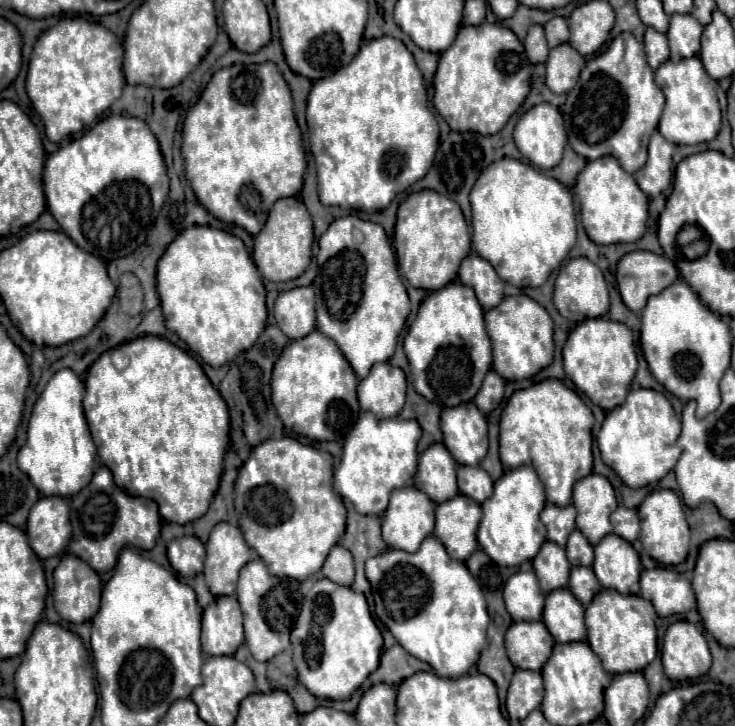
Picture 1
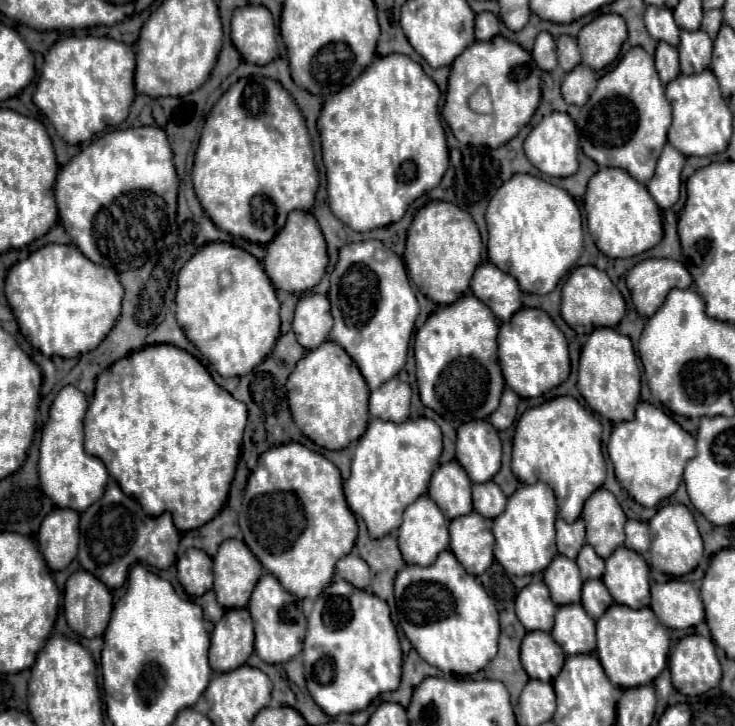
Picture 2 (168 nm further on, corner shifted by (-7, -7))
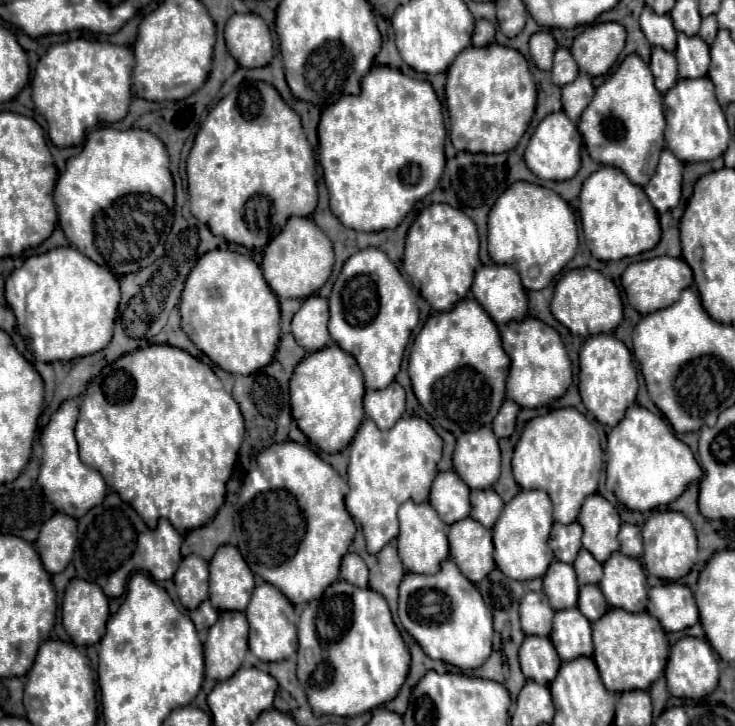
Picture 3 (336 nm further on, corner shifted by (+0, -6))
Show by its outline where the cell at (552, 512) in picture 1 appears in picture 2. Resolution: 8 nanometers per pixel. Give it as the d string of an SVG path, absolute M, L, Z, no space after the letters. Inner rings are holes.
M557 518L557 550L559 554L575 560L579 554L579 548L585 544L585 522L579 518L573 524L565 522L563 518Z

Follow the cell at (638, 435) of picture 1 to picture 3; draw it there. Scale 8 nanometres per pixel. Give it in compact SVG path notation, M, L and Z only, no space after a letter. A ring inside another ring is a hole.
M632 405L626 417L608 433L606 447L606 487L620 503L634 511L652 511L672 503L682 495L692 479L700 479L702 469L690 447L682 443L666 419L640 405Z

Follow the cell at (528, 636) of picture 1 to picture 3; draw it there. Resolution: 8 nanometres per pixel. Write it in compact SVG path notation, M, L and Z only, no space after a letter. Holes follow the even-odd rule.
M528 635L520 647L520 665L526 679L532 679L540 685L548 685L556 671L560 669L560 657L556 655L556 649L552 647L552 641L548 637Z

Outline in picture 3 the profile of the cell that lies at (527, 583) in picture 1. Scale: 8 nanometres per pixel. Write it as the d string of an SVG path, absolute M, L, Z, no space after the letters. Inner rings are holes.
M528 591L520 599L518 613L520 613L522 631L526 635L548 637L548 631L552 631L552 615L554 615L554 611L552 611L544 591Z

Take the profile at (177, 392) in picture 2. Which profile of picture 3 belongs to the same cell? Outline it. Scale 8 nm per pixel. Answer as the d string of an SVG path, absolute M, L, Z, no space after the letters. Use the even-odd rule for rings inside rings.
M148 345L146 349L136 349L136 351L120 357L114 365L106 365L90 381L90 385L83 394L82 405L79 407L78 423L76 423L76 441L80 447L80 459L88 467L98 469L100 475L104 477L106 485L110 489L114 489L126 503L130 503L150 529L156 527L160 517L166 517L180 533L206 525L222 507L224 495L226 495L226 481L230 479L236 465L242 437L244 437L244 419L242 419L240 407L232 399L232 395L228 395L224 391L222 381L214 375L214 371L208 365L204 365L202 361L194 359L186 351L172 347L172 345Z

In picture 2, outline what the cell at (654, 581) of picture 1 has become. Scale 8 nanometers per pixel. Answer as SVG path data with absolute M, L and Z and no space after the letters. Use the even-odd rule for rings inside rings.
M681 580L653 584L651 608L667 628L685 630L705 620L699 590L693 584Z

